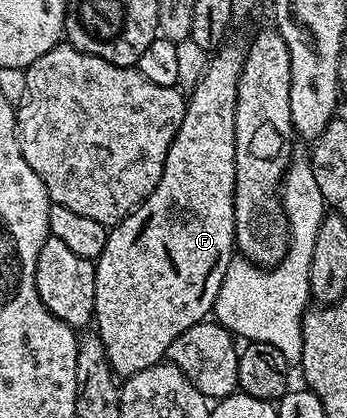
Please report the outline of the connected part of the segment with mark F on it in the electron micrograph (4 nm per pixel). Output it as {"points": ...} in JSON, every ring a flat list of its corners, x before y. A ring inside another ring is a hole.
{"points":[[232,43,222,45,210,56,207,71,203,71,203,79,199,79,197,86,188,94,183,123,179,123,179,131,167,151,167,159,163,163,163,175,159,179,155,191,151,191,151,195,147,195,147,199,141,206,132,213,128,213,118,225,109,229,107,243,101,254,95,259,97,266,95,307,93,308,93,321,95,326,97,325,95,333,101,338,109,365,118,378,124,379,152,365,162,364,166,360,171,343,175,343,175,339,179,339,179,335,183,331,187,331,187,327,195,327,212,314,213,304,219,295,219,287,223,287,223,275,227,275,227,267,234,259,237,239,235,235,235,203,233,202,235,195,235,103,244,62,244,52,241,49,237,50]]}

